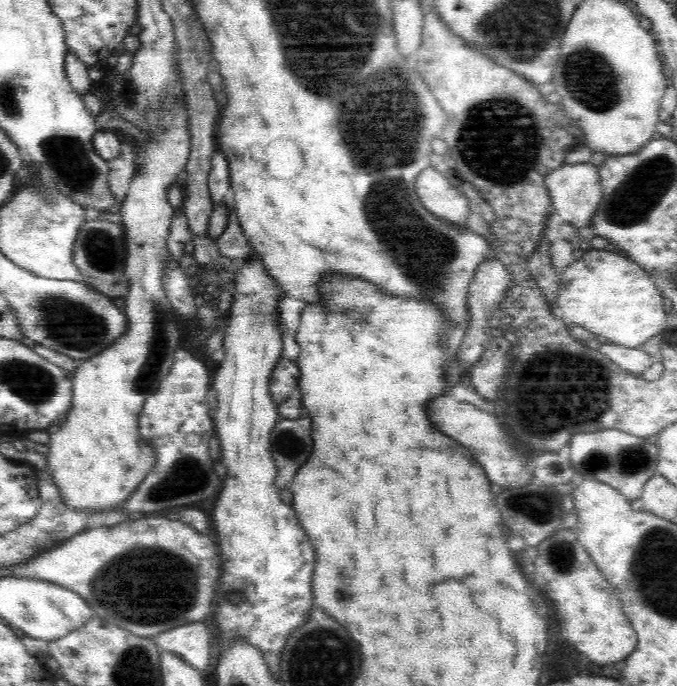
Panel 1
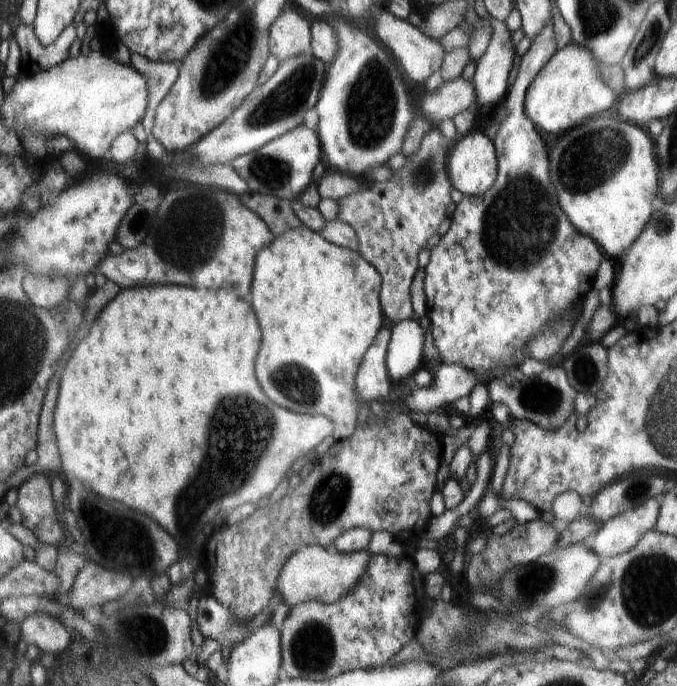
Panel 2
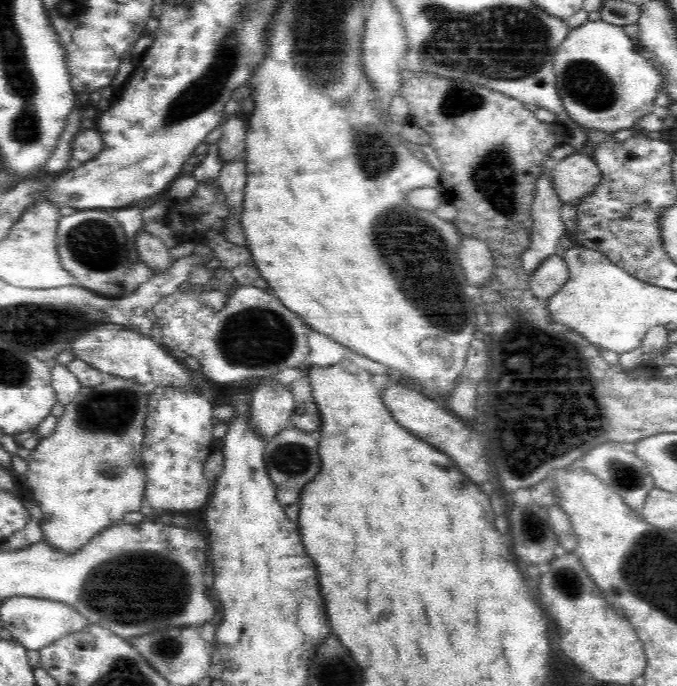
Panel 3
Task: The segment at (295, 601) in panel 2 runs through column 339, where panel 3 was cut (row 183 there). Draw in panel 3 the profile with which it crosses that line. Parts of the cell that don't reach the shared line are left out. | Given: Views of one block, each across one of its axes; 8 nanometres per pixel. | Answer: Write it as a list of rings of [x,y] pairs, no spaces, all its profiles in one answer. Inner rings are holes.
[[[582,152],[551,164],[551,185],[562,204],[578,206],[602,182],[602,173],[592,156]]]

